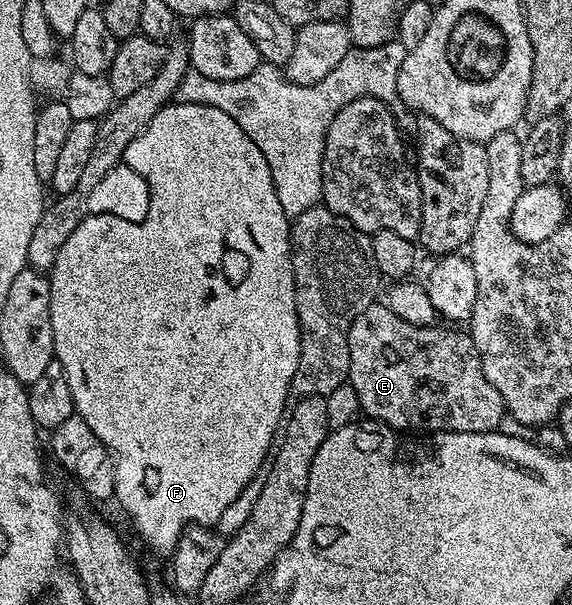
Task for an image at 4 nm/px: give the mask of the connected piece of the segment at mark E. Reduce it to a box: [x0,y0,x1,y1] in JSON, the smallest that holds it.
[348,304,506,435]

